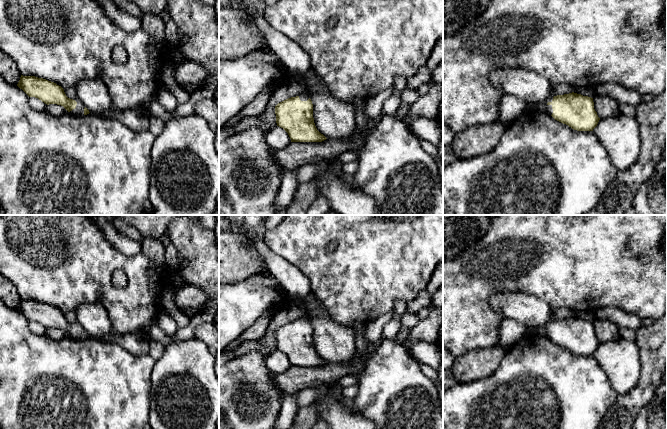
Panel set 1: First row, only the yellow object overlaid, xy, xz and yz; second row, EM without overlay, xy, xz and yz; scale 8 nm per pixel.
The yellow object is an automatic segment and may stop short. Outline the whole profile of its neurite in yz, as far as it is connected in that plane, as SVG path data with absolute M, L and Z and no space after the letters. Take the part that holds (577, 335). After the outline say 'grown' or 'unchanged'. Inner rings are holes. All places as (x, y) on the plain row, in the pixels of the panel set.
M572 316L549 321L545 327L549 339L577 355L593 355L600 344L588 320Z; grown

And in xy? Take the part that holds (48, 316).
M21 299L17 310L29 321L38 322L47 329L57 328L63 330L66 337L77 340L90 337L79 322L68 322L61 310L46 303Z; grown

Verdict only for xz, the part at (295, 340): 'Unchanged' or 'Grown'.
Grown

